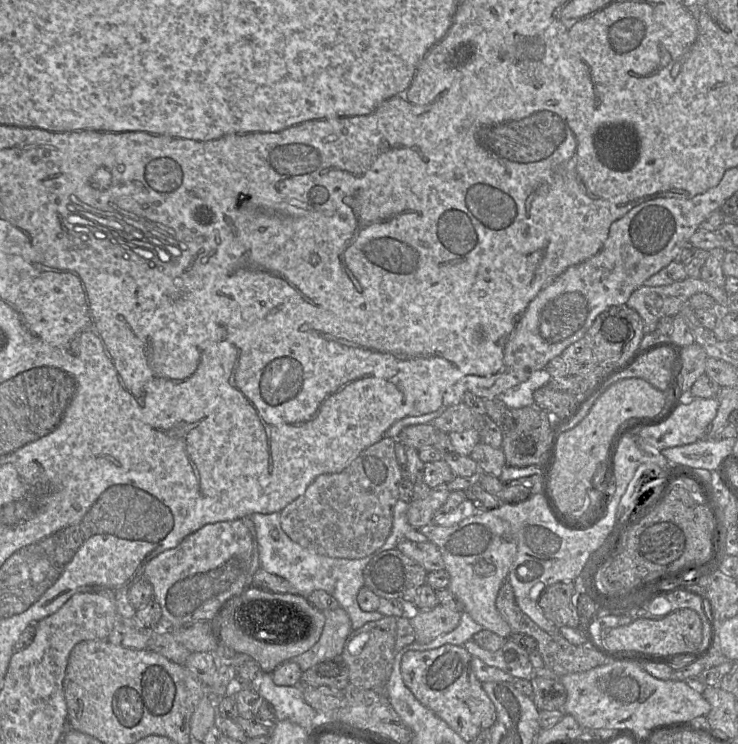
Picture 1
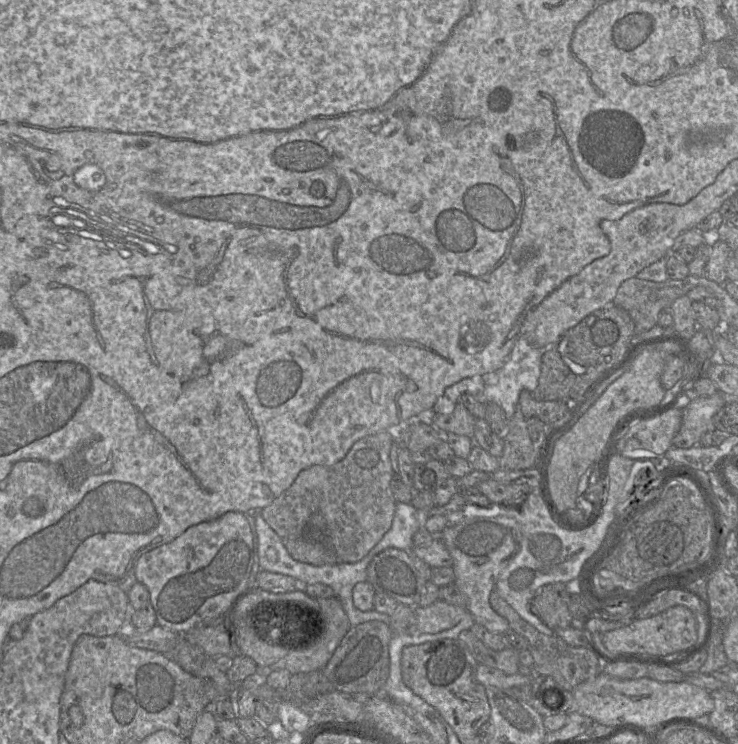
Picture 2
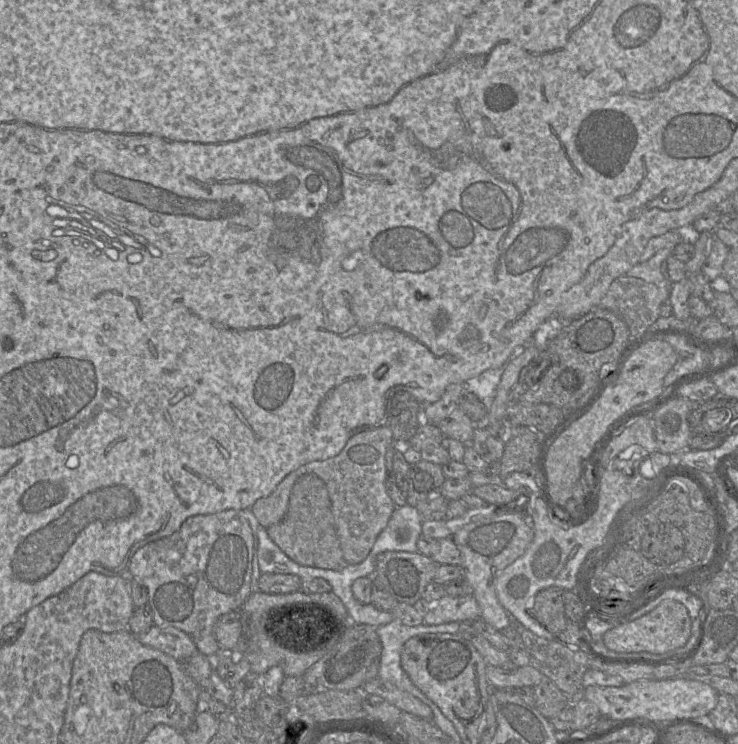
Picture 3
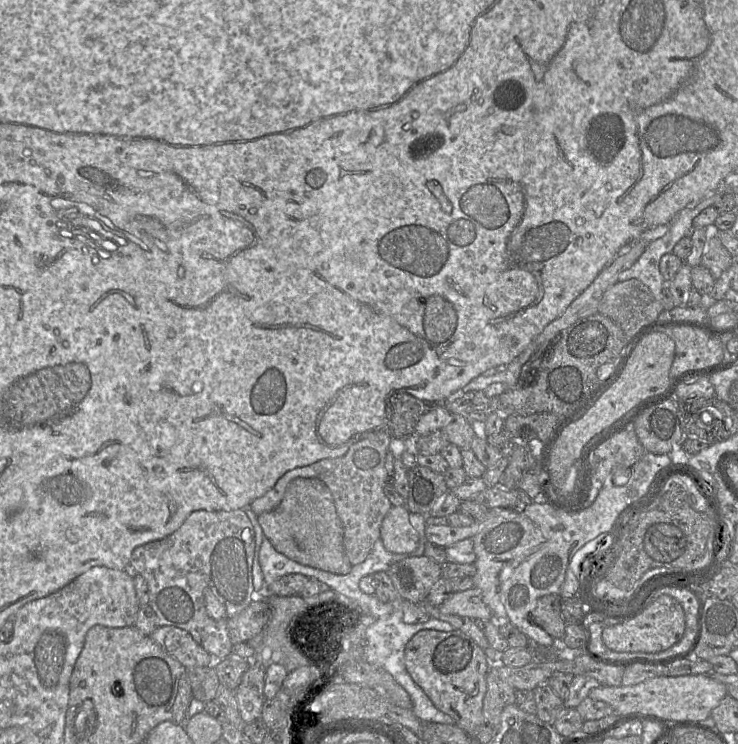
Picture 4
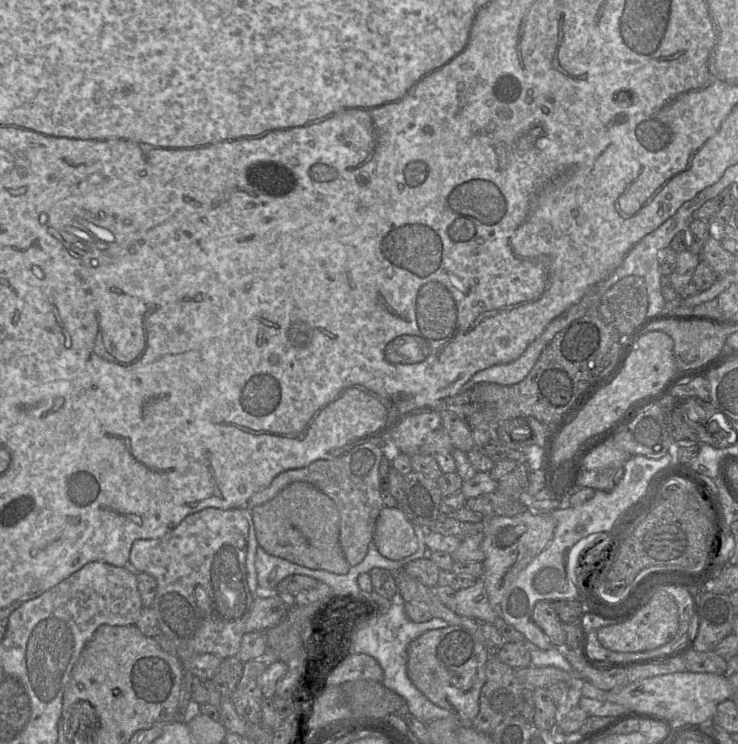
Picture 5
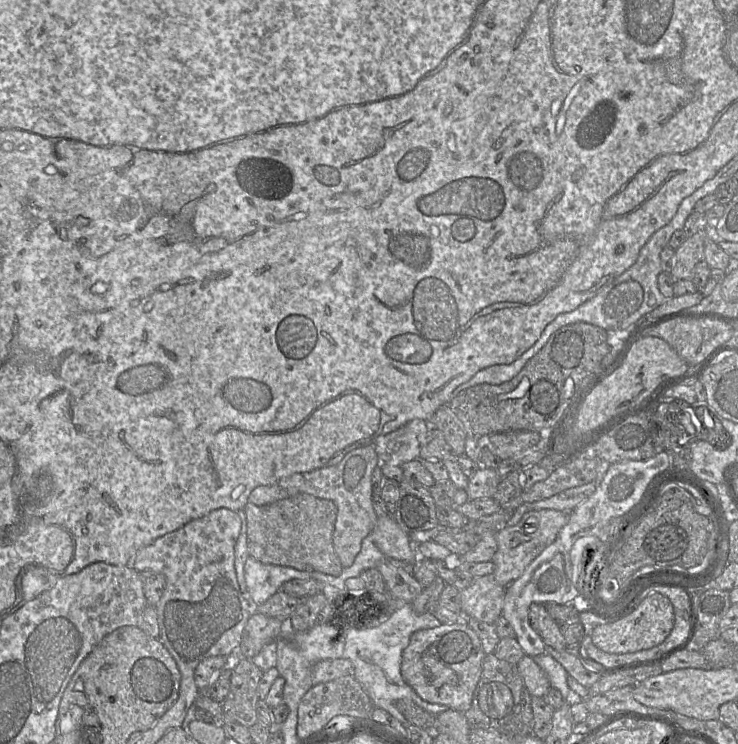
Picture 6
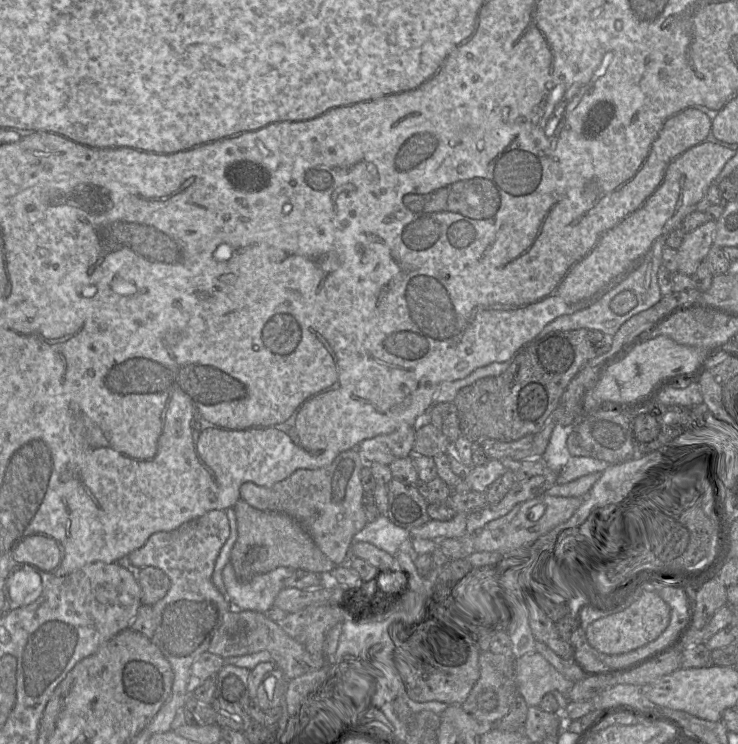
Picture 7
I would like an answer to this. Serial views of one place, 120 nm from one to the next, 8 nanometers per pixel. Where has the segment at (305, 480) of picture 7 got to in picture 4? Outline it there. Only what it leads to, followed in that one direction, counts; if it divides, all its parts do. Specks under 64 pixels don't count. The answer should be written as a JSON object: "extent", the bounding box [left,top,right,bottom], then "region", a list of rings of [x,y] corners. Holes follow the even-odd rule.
{"extent":[249,431,392,566],"region":[[[379,431],[353,444],[341,457],[317,461],[308,466],[287,471],[263,496],[249,505],[255,515],[274,510],[281,502],[287,485],[296,478],[317,478],[330,490],[336,512],[343,526],[343,547],[352,566],[362,563],[380,538],[381,523],[392,507],[384,494],[386,484],[385,457],[390,449],[391,437]]]}

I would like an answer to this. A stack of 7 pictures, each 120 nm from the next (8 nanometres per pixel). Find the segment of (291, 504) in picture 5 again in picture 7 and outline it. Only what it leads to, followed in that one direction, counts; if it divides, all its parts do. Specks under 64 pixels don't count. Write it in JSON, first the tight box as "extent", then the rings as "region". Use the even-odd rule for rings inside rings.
{"extent":[230,498,336,582],"region":[[[242,498],[237,501],[234,509],[237,540],[230,553],[230,563],[239,582],[249,582],[254,576],[278,567],[302,569],[327,576],[336,566],[321,552],[308,532],[290,516],[256,509]]]}

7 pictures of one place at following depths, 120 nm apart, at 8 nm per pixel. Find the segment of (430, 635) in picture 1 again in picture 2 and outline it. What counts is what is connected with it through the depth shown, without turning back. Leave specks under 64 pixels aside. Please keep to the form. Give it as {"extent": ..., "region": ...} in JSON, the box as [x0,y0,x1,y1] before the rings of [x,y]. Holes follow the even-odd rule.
{"extent":[414,599,469,634],"region":[[[438,599],[426,607],[415,606],[414,613],[417,619],[418,631],[433,634],[454,627],[469,612],[466,607],[455,606]]]}

